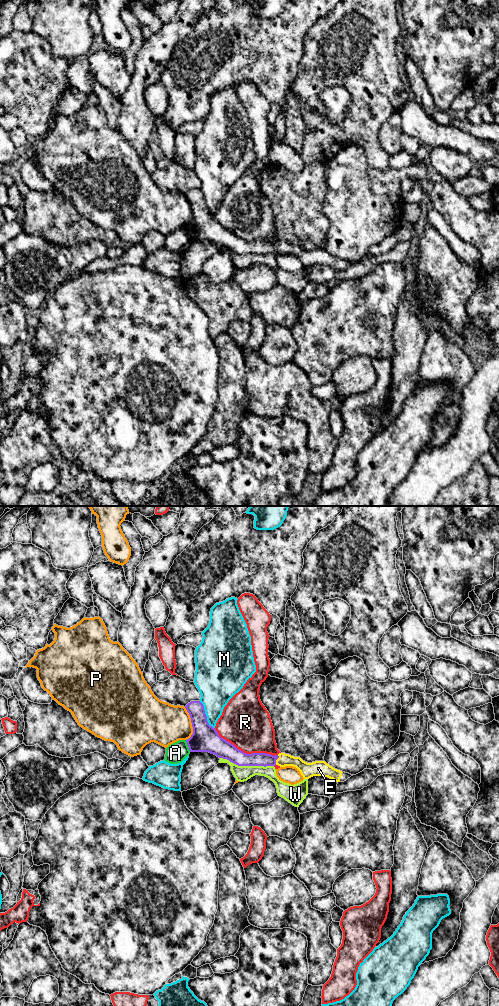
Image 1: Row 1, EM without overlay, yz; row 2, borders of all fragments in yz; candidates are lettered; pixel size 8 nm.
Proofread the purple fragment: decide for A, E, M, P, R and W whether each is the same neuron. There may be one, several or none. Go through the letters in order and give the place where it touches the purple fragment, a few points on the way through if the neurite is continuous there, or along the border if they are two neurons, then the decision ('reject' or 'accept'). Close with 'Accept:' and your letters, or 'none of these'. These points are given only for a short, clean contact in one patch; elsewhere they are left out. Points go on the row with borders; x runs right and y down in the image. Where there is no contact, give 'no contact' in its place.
A: meets purple in yz at (188, 746); border along yz (185, 740), (190, 751); reject
E: meets purple in yz at (276, 759); runs through yz (255, 759), (276, 759), (296, 761), (305, 768); accept
M: meets purple in yz at (205, 715); reject
P: meets purple in yz at (192, 724); reject
R: meets purple in yz at (245, 753); reject
W: meets purple in yz at (247, 765); reject
Accept: E

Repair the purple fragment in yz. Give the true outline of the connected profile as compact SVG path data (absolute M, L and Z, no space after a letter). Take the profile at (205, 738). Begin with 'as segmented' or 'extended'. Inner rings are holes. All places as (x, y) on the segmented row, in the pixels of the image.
extended; M191 701L185 708L193 727L193 734L186 740L190 752L209 752L238 766L293 766L300 771L304 779L323 776L336 782L344 782L353 776L333 768L325 761L307 763L300 757L285 753L275 756L266 753L246 754L221 738L216 729L209 725L204 706L200 701Z

